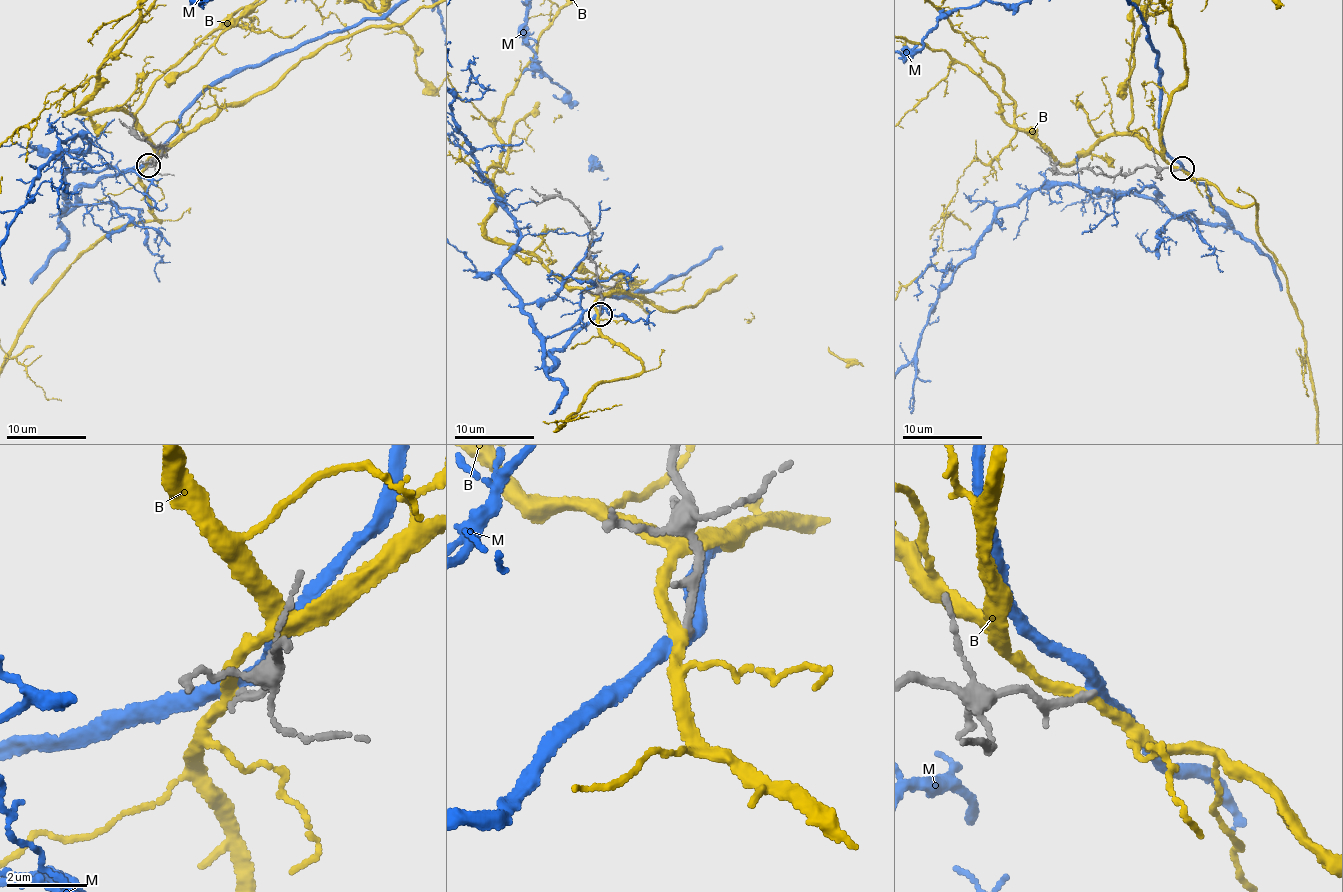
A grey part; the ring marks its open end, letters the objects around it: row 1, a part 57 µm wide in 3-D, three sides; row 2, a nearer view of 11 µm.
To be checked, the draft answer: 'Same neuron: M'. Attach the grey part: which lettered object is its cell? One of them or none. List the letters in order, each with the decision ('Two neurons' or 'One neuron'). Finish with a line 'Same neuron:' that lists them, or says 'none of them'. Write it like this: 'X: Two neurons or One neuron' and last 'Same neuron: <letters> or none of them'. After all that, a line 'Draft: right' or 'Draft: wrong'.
B: Two neurons
M: Two neurons
Same neuron: none of them
Draft: wrong

